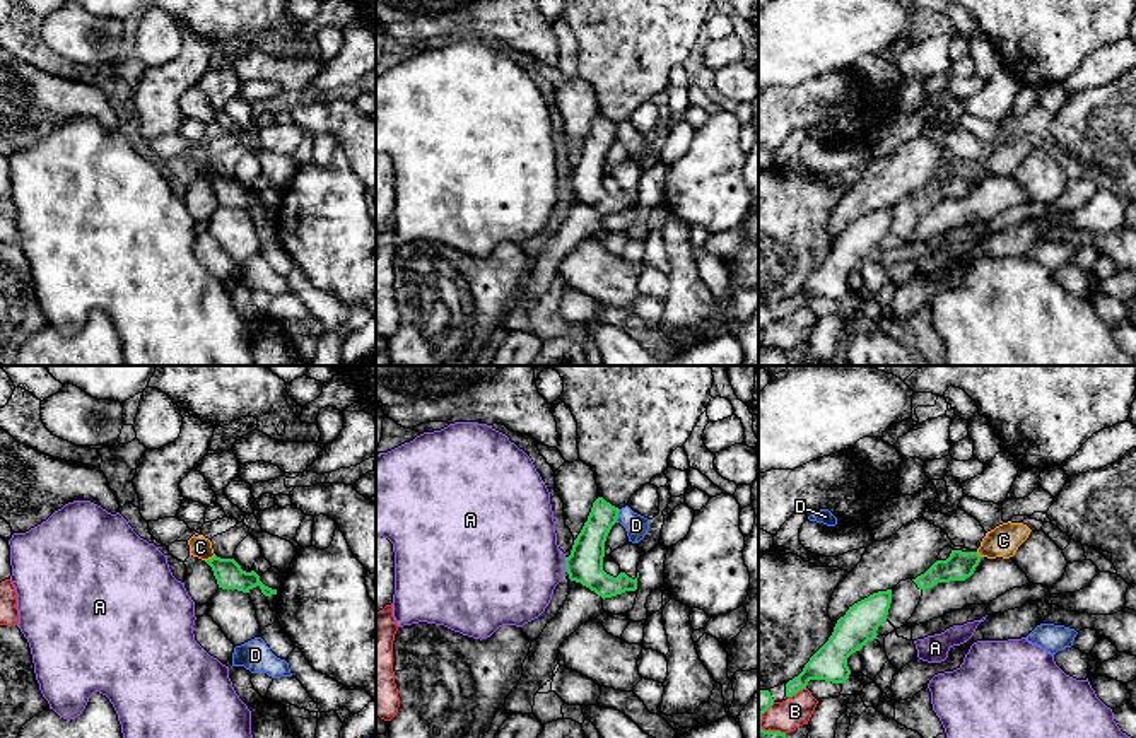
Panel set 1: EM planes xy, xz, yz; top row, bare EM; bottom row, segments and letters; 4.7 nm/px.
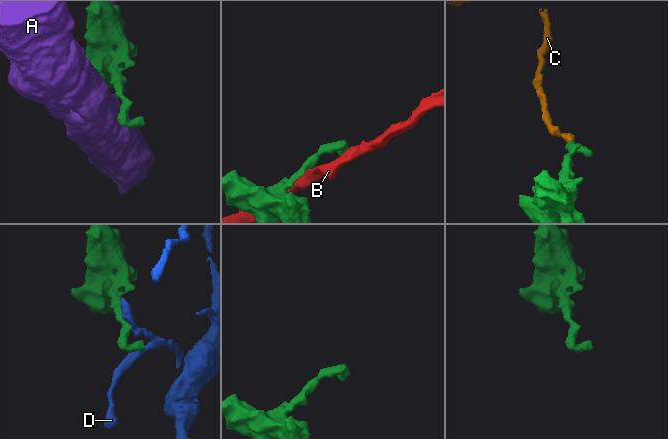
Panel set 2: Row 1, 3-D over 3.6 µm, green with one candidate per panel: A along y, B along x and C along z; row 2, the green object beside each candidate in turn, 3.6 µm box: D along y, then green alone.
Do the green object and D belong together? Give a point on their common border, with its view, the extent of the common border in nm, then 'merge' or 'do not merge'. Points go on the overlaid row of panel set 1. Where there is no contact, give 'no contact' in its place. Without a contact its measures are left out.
xz (617, 516) | 70 nm | do not merge

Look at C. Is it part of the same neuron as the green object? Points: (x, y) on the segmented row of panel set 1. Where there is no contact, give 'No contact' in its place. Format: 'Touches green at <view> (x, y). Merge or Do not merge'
Touches green at xy (209, 559). Do not merge

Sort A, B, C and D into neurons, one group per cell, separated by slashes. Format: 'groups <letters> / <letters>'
groups A / B / C / D

